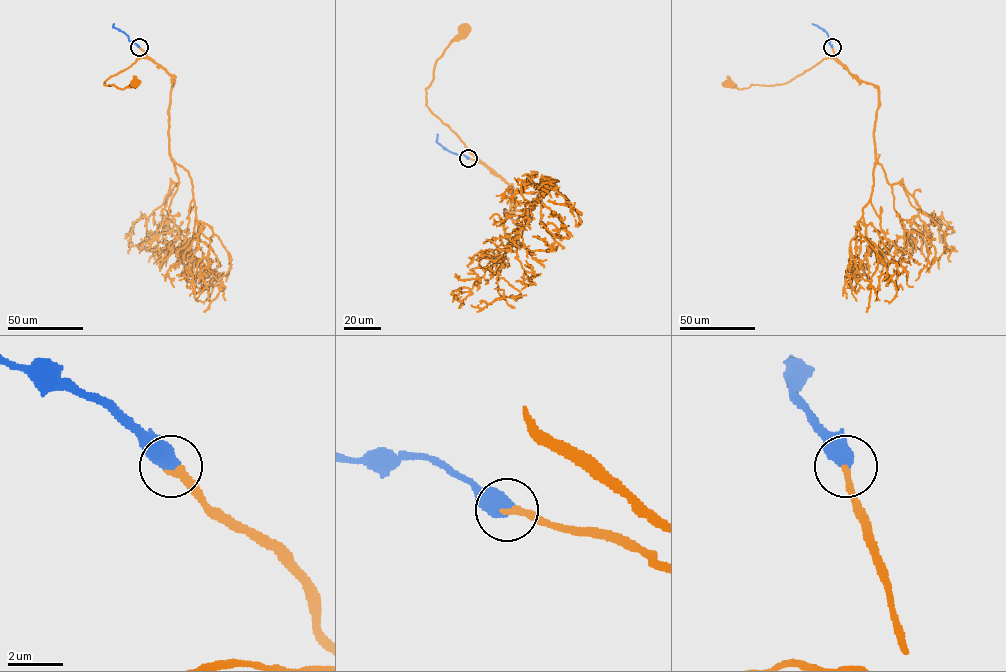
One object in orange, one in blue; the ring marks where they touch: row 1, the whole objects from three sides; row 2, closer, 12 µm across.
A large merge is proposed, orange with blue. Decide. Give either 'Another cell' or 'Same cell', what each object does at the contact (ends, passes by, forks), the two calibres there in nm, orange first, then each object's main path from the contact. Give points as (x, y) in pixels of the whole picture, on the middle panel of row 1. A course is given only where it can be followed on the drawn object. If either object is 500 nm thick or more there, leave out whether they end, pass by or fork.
Same cell. Thickness 240 nm (orange) against 600 nm. Course of orange: (468, 158), (498, 175), (474, 156), (426, 105), (425, 89), (432, 80), (435, 63), (464, 30). Course of blue: (468, 158), (444, 149), (436, 141), (438, 134)

